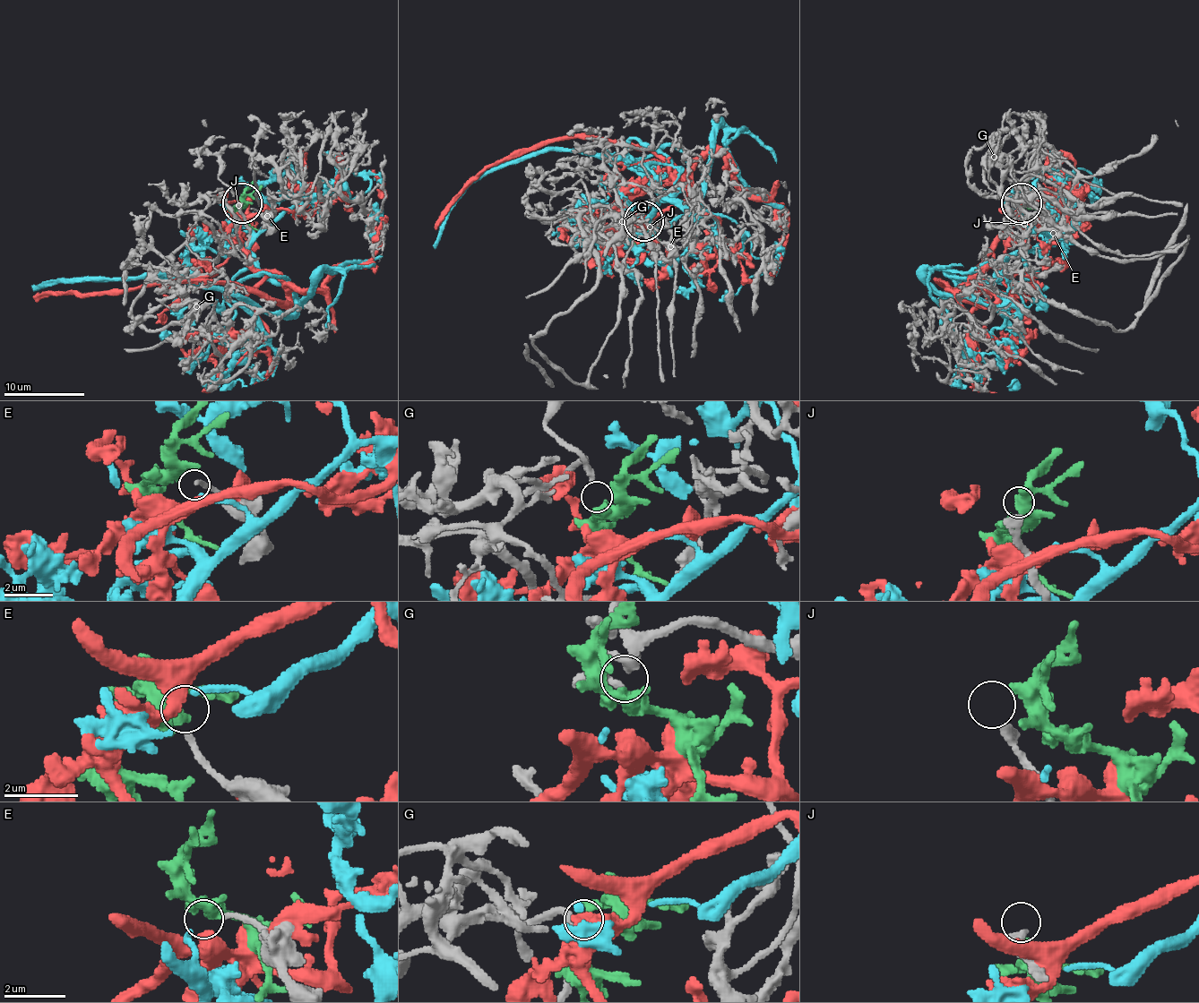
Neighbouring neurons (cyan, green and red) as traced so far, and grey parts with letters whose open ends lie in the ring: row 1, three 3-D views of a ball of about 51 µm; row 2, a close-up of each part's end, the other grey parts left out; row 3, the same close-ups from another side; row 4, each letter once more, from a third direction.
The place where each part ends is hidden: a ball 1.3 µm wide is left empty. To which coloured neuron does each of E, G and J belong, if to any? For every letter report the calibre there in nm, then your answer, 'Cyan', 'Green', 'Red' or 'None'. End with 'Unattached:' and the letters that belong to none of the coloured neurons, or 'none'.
E: Thickness 150 nm. Cyan
G: Thickness 240 nm. Green
J: Thickness 280 nm. None
Unattached: J

